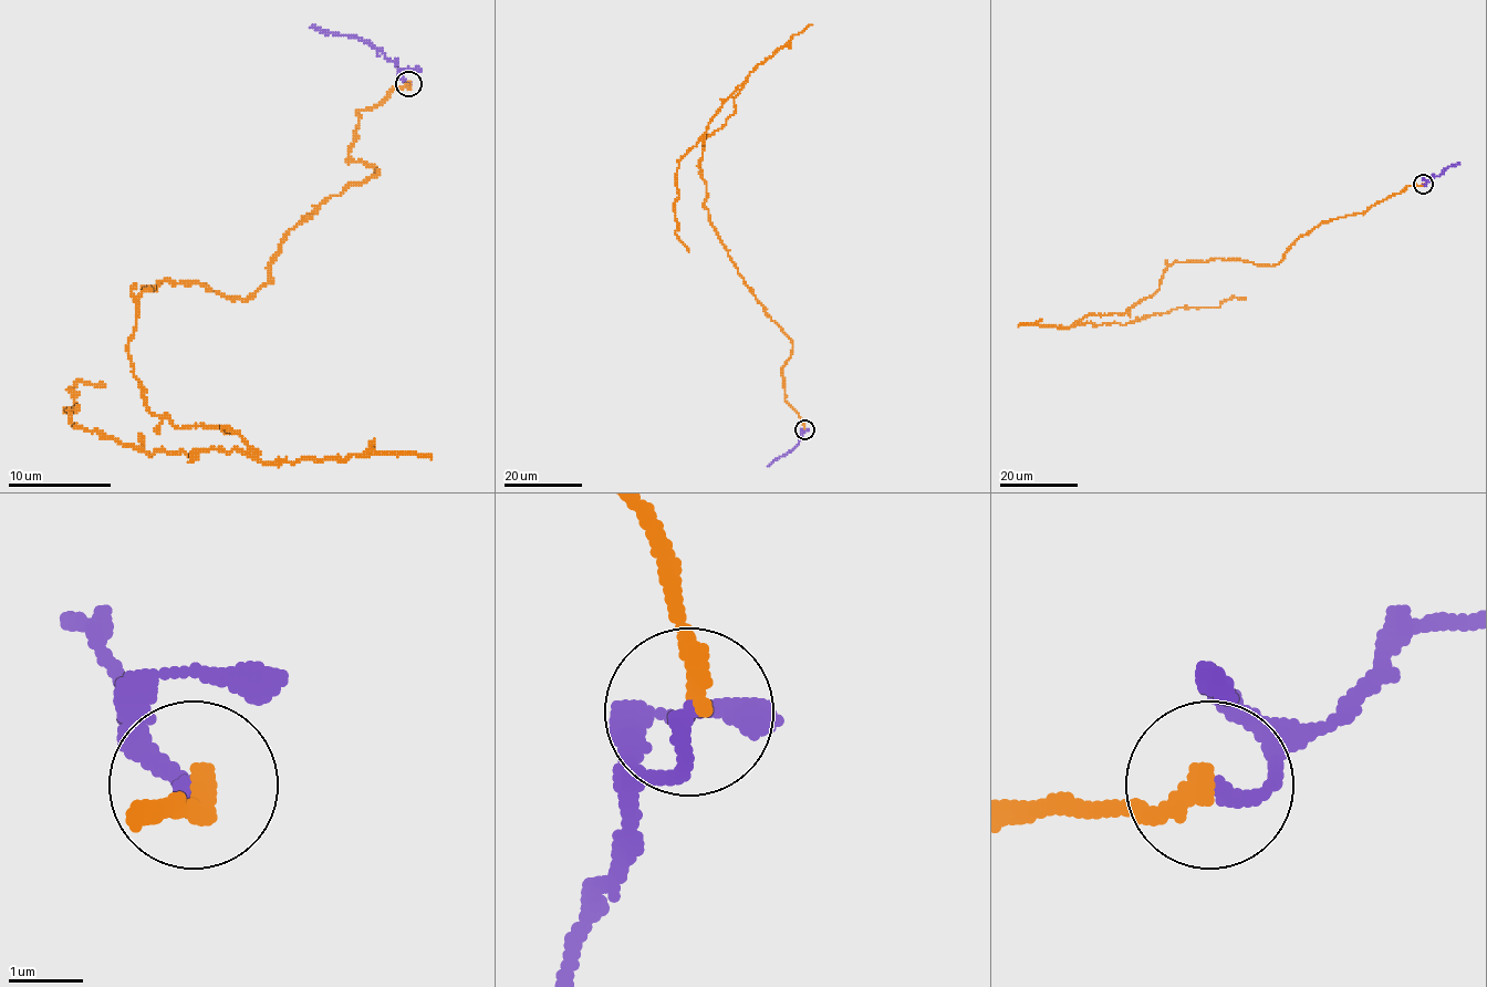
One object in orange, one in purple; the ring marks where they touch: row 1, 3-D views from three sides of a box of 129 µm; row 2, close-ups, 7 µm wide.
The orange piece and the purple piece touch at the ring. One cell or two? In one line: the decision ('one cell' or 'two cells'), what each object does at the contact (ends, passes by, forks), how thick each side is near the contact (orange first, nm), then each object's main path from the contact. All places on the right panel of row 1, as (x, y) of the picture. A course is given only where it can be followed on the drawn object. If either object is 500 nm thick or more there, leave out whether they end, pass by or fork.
one cell; orange ends there; purple ends there; 260 nm thick on the orange side, 200 nm on the other; orange runs (1423, 184), (1324, 221), (1274, 266), (1174, 261), (1158, 289), (1123, 314), (1077, 322), (1126, 324), (1246, 298); purple runs (1423, 184), (1449, 166), (1459, 163)

